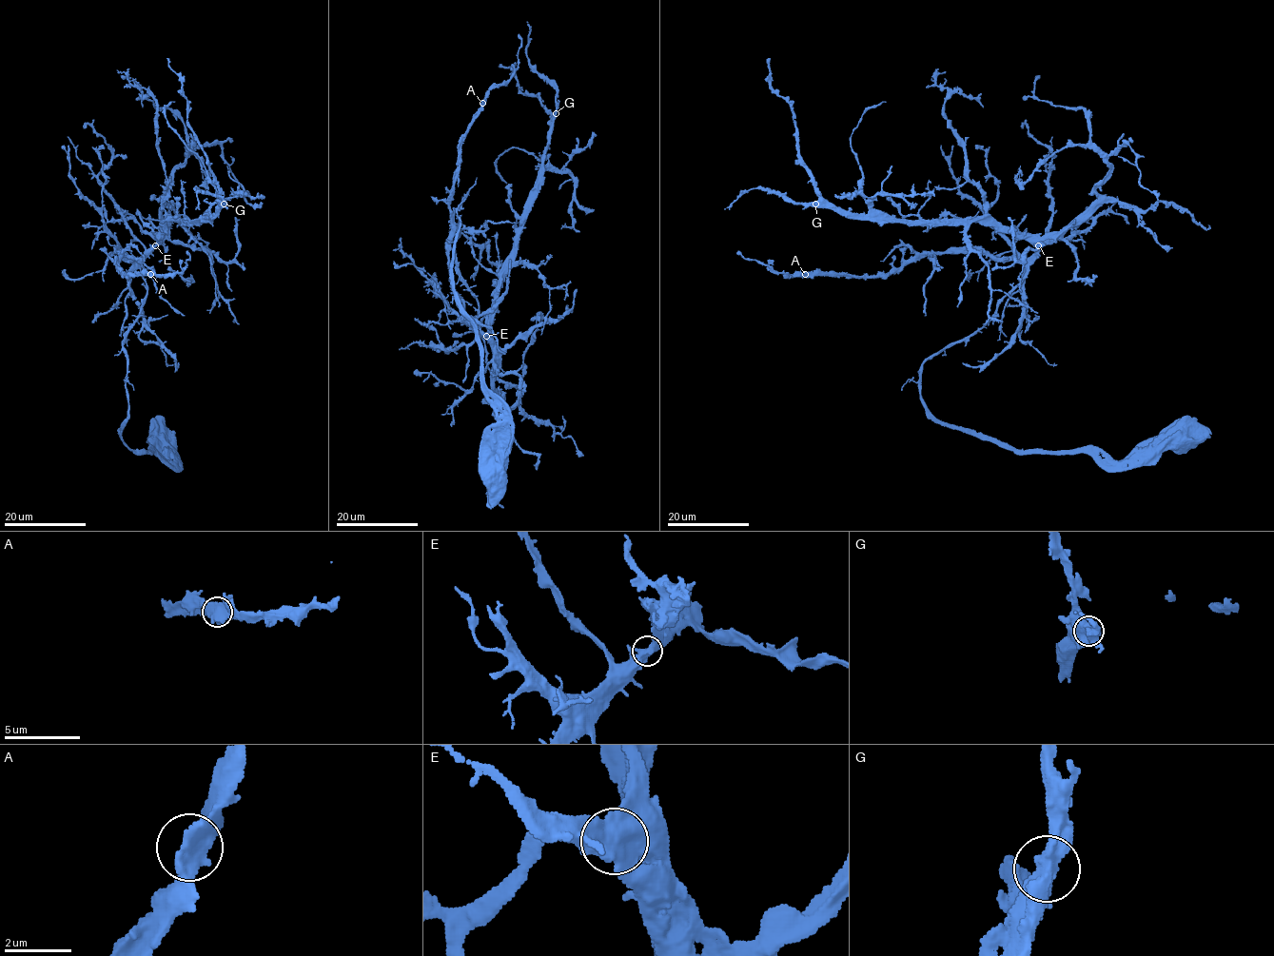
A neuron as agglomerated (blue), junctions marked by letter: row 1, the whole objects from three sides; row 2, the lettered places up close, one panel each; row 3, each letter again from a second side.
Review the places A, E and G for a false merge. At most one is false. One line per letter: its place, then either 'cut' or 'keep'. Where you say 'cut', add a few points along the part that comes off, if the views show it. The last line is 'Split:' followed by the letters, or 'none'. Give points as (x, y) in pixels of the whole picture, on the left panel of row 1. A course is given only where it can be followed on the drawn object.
A: (150, 274) | keep
E: (155, 245) | keep
G: (224, 204) | keep
Split: none

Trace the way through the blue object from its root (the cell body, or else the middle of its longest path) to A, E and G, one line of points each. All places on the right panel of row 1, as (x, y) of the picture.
A: (1175, 446), (1014, 453), (930, 411), (922, 361), (989, 320), (1018, 260), (805, 275)
E: (1175, 446), (1148, 445), (1119, 460), (1014, 453), (946, 427), (927, 407), (922, 361), (977, 332), (1039, 245)
G: (1175, 446), (1095, 460), (943, 424), (920, 394), (922, 361), (989, 320), (1035, 247), (976, 221), (815, 204)

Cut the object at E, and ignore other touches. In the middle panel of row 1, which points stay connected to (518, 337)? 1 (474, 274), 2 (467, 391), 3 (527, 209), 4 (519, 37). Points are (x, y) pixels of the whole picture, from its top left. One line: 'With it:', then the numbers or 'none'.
With it: 1, 2, 3

